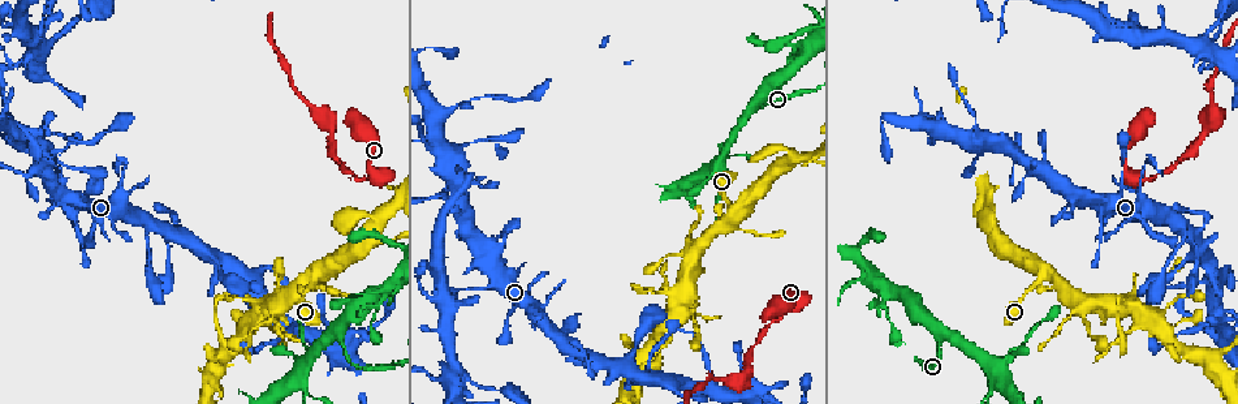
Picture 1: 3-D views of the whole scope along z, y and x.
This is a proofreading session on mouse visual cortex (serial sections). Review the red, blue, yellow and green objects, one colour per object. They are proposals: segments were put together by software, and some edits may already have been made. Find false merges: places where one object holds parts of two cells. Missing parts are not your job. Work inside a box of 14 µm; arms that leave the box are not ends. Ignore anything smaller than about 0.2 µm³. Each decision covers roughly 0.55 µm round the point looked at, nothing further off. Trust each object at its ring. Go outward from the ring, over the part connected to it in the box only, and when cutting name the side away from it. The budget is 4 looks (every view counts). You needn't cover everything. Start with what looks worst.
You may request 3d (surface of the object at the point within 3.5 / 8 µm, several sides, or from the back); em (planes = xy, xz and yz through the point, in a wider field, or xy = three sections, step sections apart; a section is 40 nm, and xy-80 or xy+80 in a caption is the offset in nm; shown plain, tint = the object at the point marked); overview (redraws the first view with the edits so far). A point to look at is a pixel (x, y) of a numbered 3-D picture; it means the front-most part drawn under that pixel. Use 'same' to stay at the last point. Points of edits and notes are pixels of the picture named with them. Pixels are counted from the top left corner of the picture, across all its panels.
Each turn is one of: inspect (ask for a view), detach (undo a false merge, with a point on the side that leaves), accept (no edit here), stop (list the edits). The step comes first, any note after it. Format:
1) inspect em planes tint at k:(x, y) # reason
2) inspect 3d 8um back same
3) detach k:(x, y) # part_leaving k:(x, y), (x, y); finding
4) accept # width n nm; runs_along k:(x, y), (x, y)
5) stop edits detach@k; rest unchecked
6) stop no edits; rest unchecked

inspect 3d 3.5um at 1:(990, 391) # small branch off a trunk

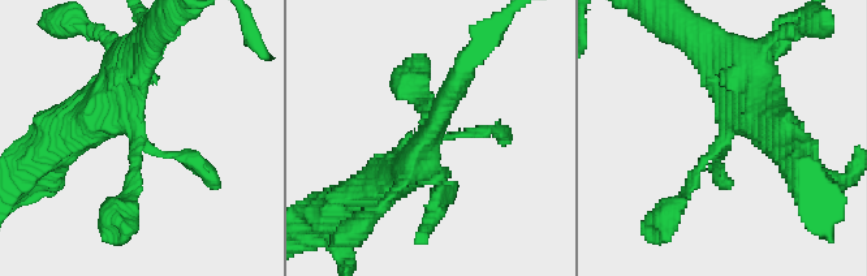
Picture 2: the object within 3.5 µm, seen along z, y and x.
accept # arm_widths 100, 150, 450 nm; one cell here

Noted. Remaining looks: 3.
inspect 3d 3.5um at 1:(354, 175) # sudden change in width

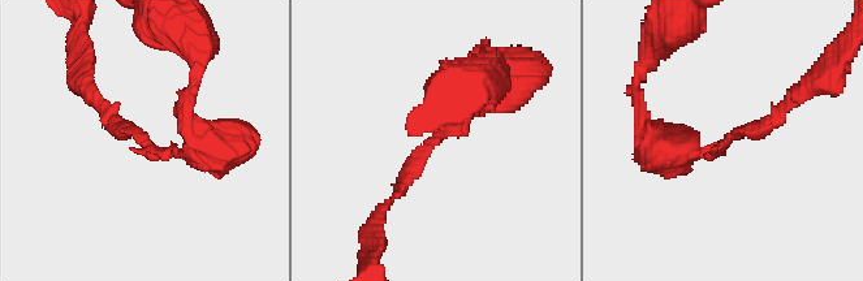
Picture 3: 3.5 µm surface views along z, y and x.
inspect em xy step 2 plain at 3:(721, 148) # arm_widths 200, 500 nm

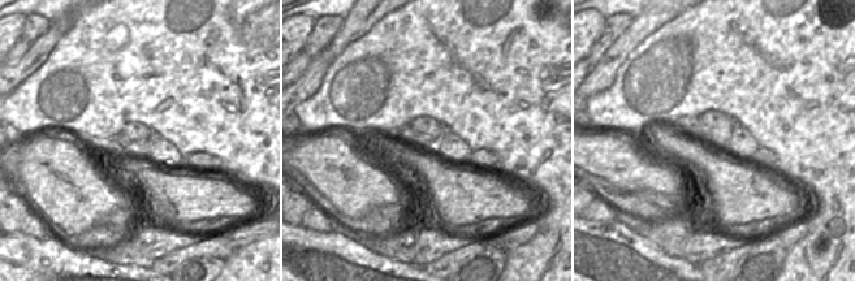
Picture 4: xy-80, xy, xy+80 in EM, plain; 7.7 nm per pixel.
inspect em xy step 2 tint same # where the object lies

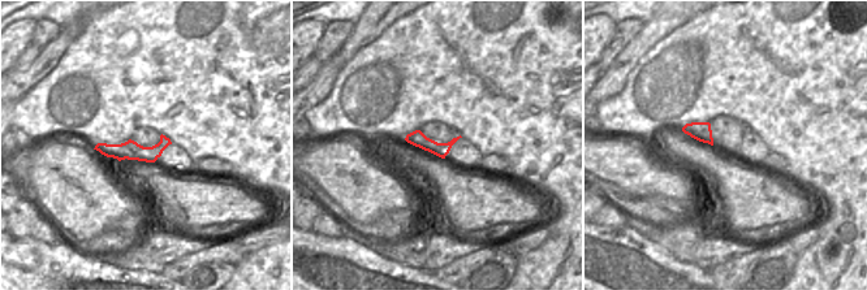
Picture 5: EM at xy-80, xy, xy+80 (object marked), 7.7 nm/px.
accept # runs_along 5:(165, 141), (155, 151), (99, 147); all the same cell

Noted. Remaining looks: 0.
stop no edits; rest unchecked

